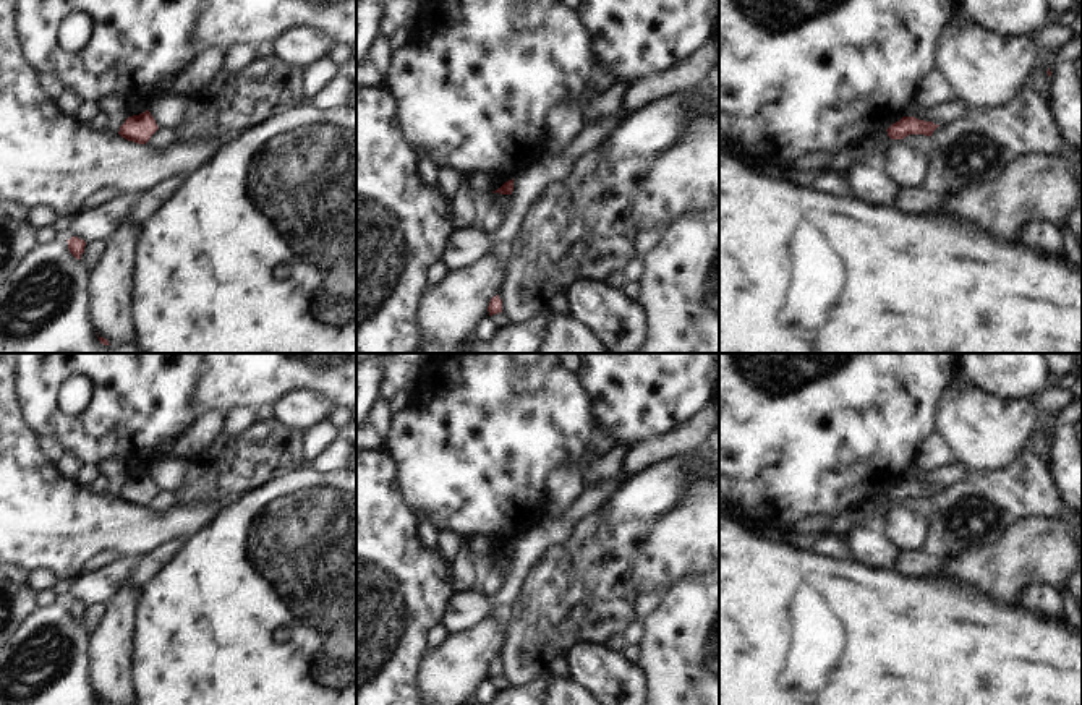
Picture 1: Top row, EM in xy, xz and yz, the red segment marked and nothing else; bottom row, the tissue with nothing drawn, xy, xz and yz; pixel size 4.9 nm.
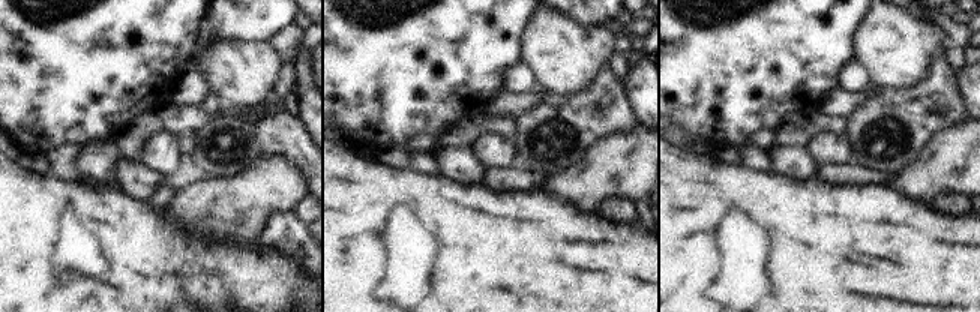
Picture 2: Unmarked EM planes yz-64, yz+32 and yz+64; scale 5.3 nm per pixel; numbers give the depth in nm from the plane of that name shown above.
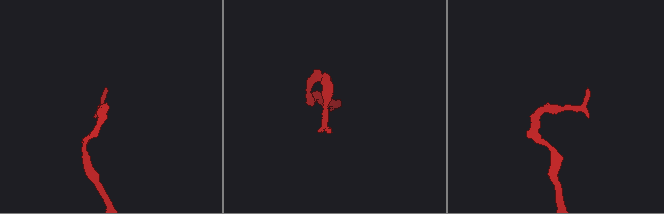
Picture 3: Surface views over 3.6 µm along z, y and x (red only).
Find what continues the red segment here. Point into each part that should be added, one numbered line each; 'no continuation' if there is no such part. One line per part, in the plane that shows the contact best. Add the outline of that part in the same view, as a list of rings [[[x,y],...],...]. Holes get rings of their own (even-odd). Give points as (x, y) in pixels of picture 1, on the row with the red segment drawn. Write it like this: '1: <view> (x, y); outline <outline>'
no continuation

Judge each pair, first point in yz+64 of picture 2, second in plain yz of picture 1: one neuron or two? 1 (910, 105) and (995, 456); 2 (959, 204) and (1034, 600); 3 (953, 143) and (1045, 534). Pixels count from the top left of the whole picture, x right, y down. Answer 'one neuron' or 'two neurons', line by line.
1: two neurons
2: one neuron
3: one neuron

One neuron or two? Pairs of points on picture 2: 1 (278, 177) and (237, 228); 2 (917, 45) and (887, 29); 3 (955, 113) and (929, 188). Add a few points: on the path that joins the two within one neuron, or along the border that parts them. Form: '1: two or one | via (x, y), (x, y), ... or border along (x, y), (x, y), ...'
1: one | via (266, 189), (240, 216)
2: one | via (910, 45), (904, 45), (895, 36)
3: two | border along (964, 119), (949, 123), (935, 132), (923, 147)

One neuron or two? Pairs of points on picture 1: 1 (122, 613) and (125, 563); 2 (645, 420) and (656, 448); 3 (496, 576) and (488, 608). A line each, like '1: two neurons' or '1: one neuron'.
1: two neurons
2: two neurons
3: two neurons

